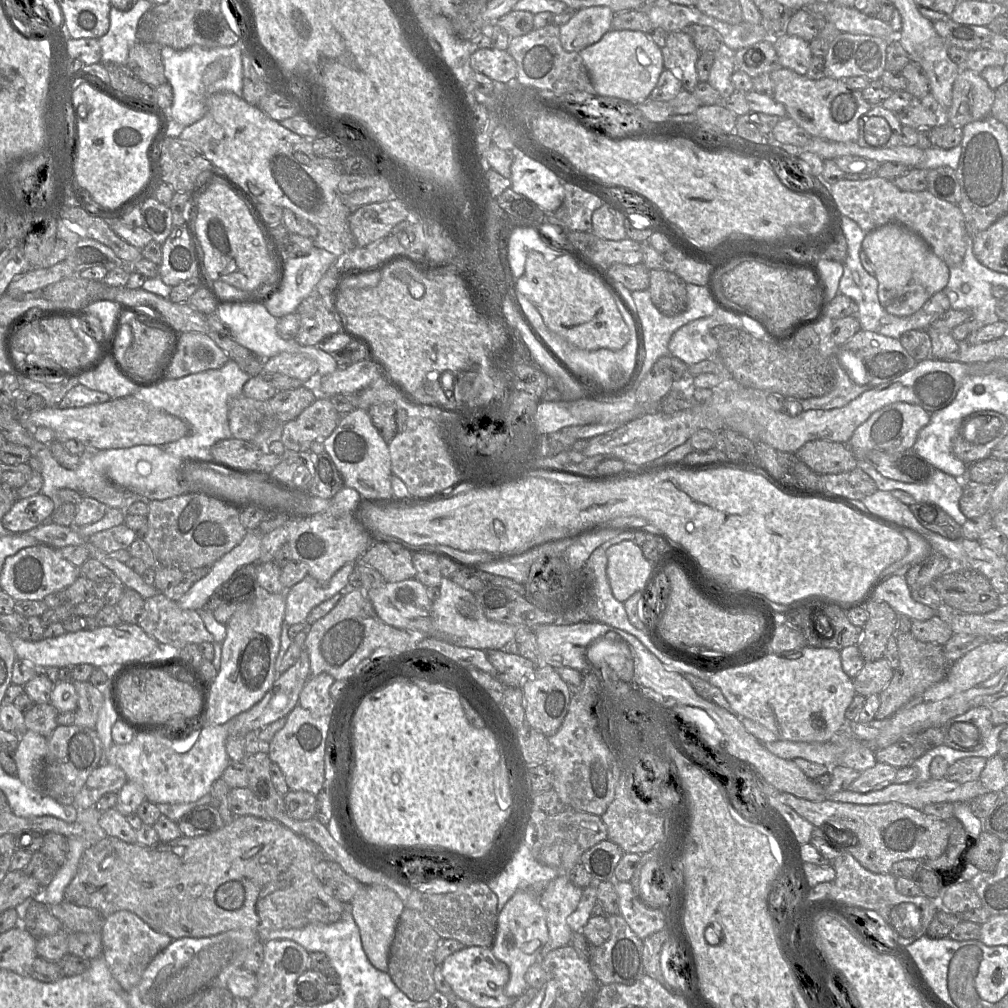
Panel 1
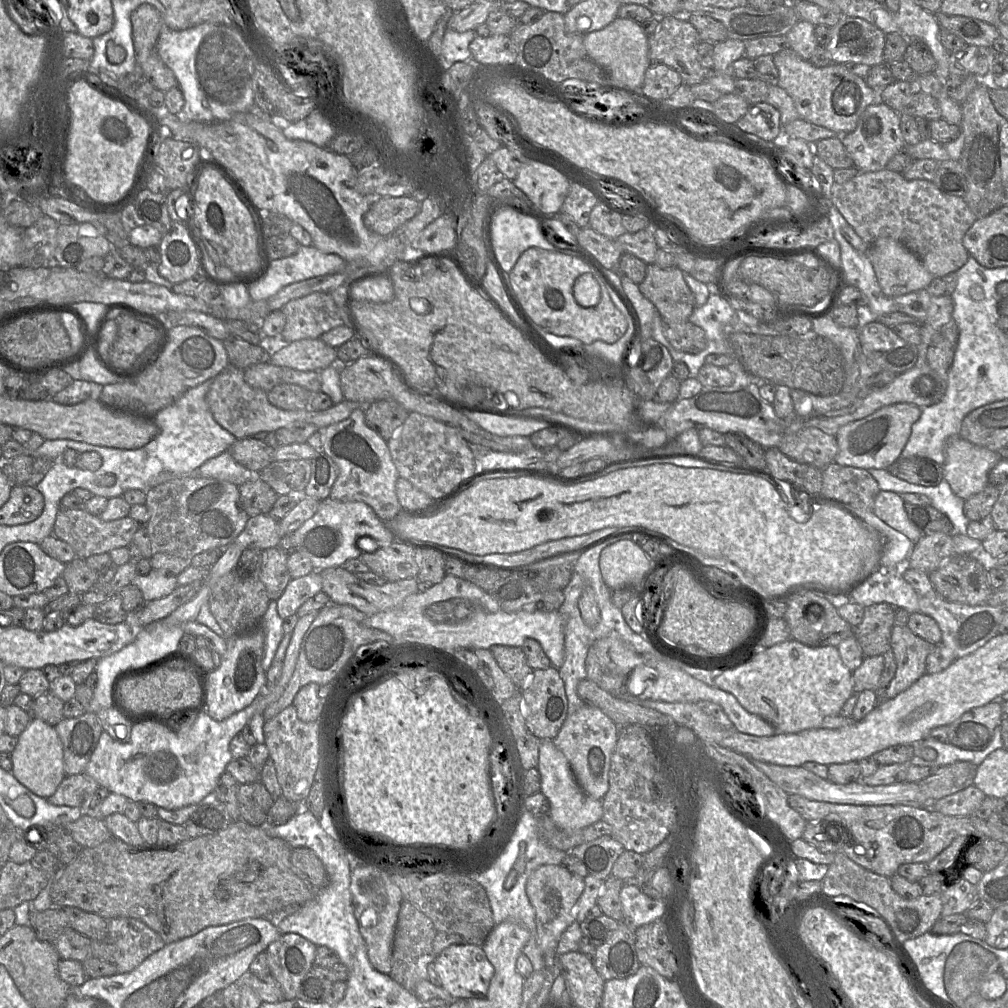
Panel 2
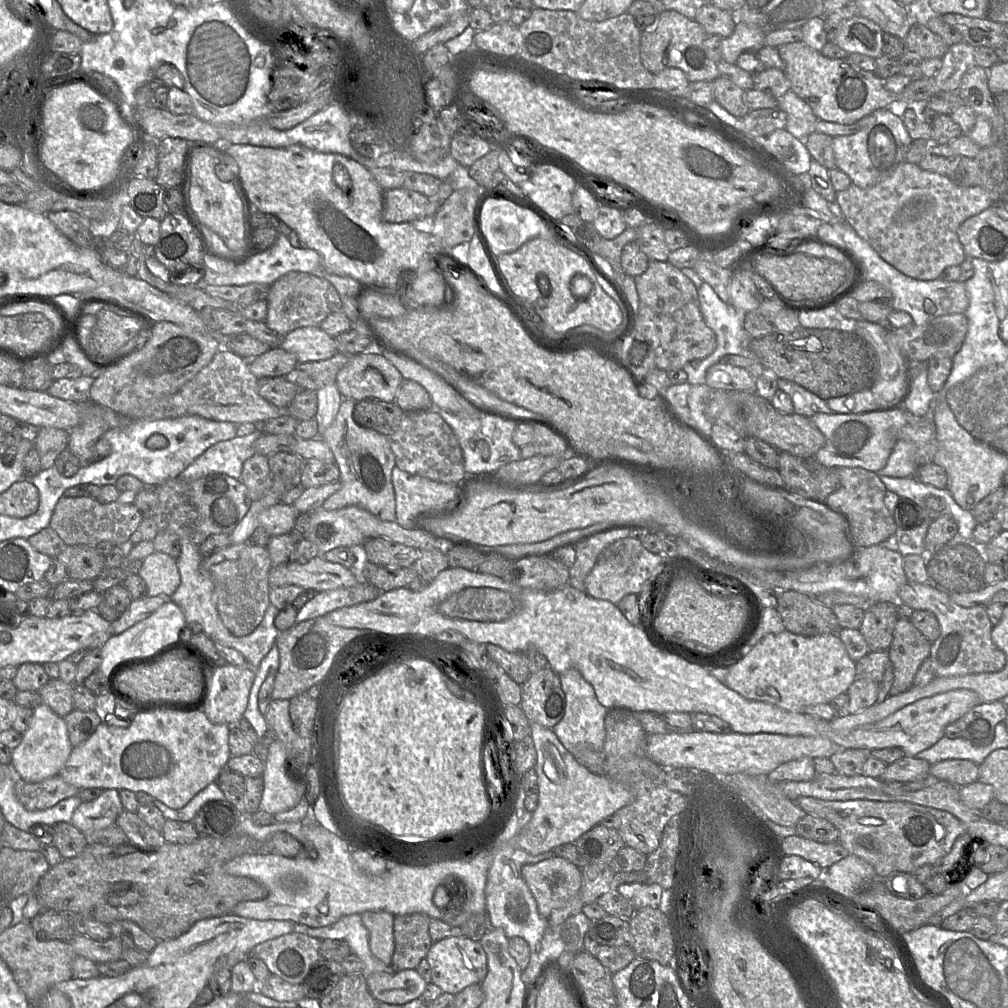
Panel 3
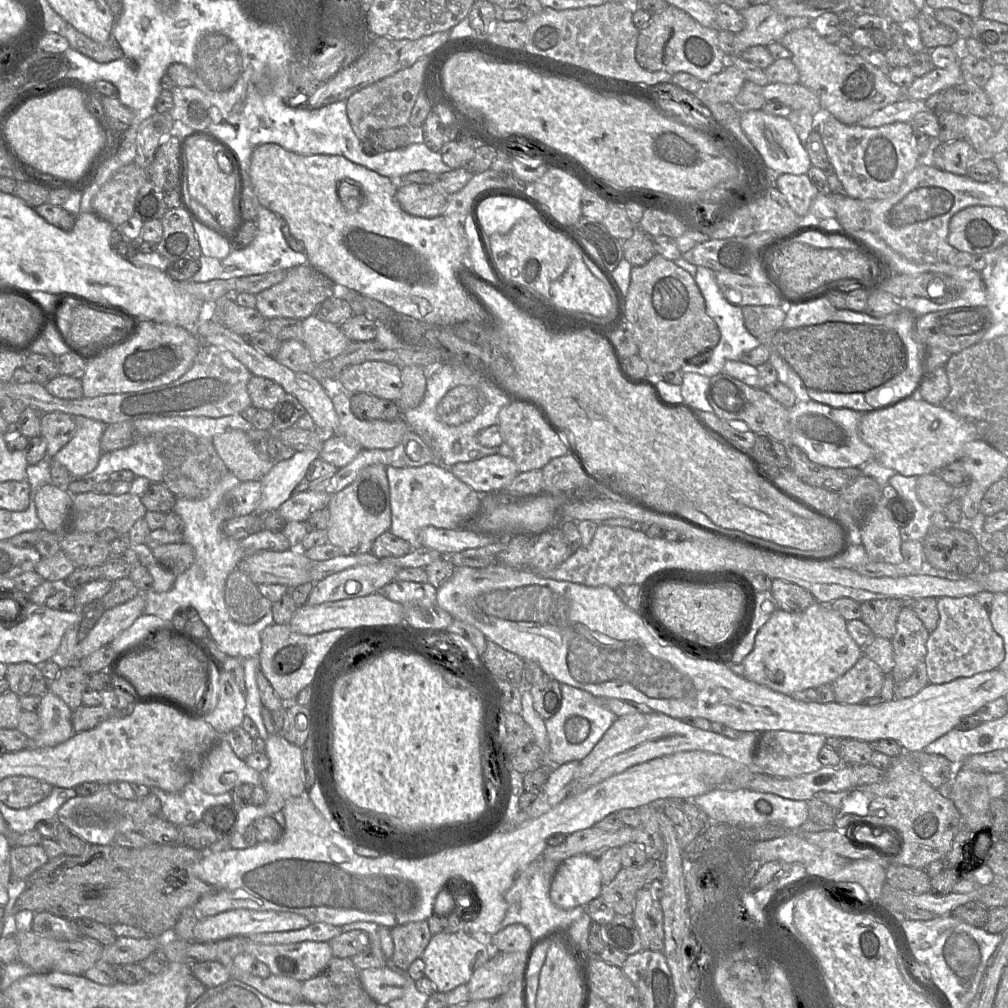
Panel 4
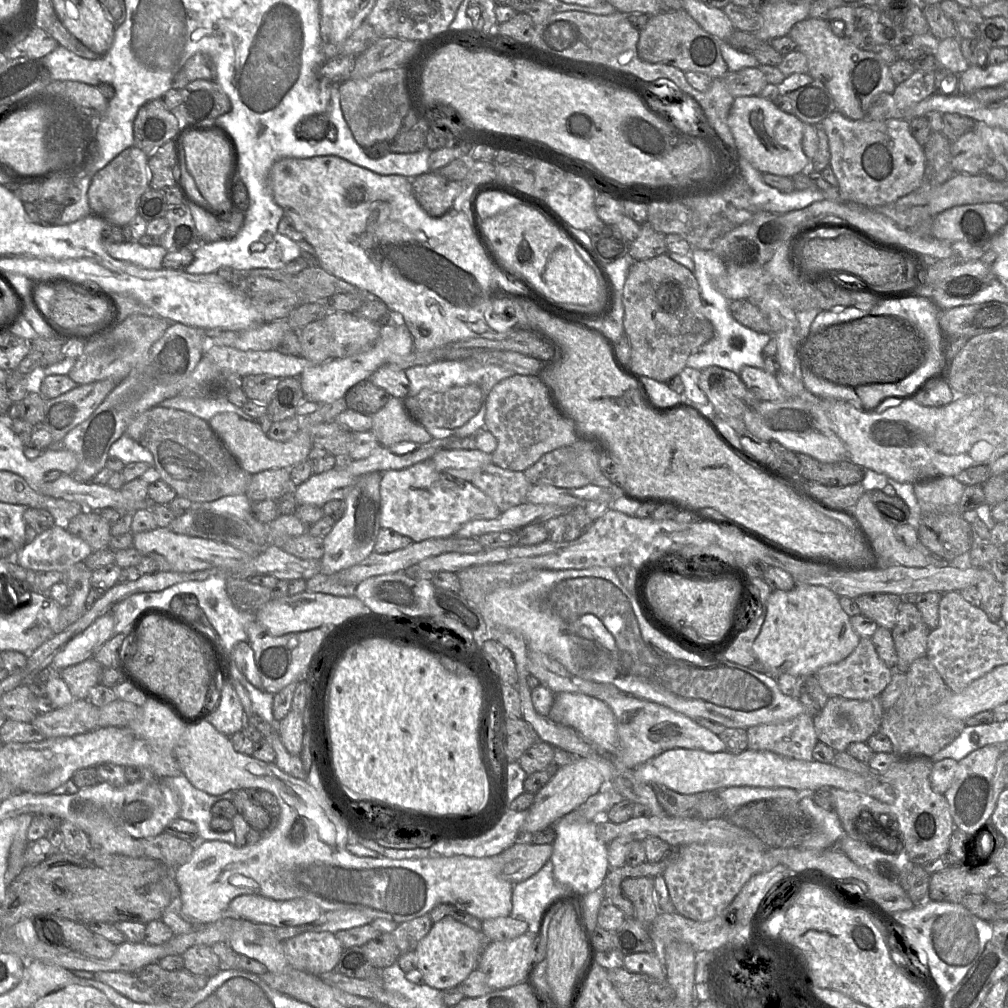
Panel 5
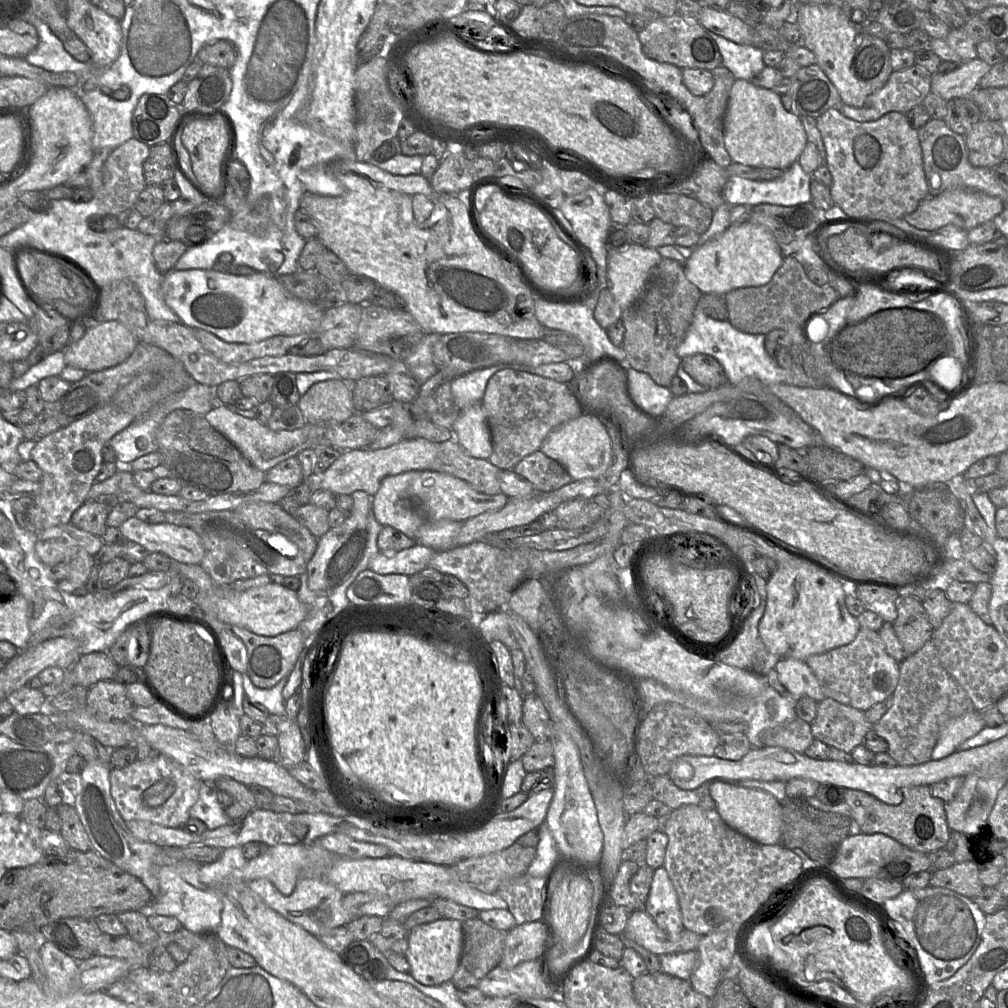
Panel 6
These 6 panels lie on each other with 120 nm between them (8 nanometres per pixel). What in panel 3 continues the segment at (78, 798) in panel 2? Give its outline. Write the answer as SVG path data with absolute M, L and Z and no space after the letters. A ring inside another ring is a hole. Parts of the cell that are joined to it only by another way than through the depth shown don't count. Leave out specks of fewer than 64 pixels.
M59 775L36 783L27 782L18 777L15 781L14 792L26 810L38 811L78 795L79 788L67 783Z

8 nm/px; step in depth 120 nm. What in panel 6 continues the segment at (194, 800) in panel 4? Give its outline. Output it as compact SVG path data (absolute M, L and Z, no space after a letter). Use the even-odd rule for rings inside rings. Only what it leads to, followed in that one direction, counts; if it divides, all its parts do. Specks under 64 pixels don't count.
M202 783L197 802L190 809L190 818L202 821L208 830L233 822L218 801L218 790L212 783Z

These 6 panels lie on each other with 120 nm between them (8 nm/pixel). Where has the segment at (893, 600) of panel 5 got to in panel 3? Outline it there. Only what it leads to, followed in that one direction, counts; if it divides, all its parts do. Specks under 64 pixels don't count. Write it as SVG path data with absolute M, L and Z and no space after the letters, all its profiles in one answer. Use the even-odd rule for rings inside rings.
M878 602L864 610L864 619L859 627L869 651L888 650L892 640L895 624L898 617L898 602Z

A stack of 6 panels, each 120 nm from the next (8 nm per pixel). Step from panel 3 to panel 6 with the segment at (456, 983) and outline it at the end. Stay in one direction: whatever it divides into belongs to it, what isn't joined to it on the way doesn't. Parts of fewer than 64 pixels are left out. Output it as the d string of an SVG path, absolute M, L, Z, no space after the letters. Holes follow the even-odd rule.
M441 918L412 928L408 931L406 938L408 949L404 956L410 965L409 974L416 981L427 986L437 986L443 982L451 981L463 951L462 922Z

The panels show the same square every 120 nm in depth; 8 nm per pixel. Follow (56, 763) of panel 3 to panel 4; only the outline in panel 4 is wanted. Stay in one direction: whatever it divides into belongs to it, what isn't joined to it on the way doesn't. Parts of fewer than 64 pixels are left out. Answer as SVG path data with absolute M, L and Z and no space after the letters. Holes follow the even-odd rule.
M47 691L42 695L42 705L39 711L41 729L39 734L31 739L29 746L52 747L68 740L73 734L73 711L56 694Z

